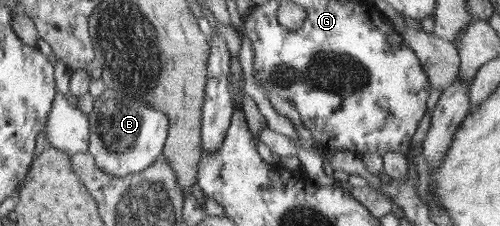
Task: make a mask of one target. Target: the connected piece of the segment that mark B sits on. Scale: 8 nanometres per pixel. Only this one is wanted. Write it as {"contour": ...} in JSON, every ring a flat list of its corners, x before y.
{"contour":[[105,89,99,97,94,97,93,104,94,112,87,115,90,124,88,153,104,174,126,178,146,170,162,155,169,128,164,112,114,89]]}

